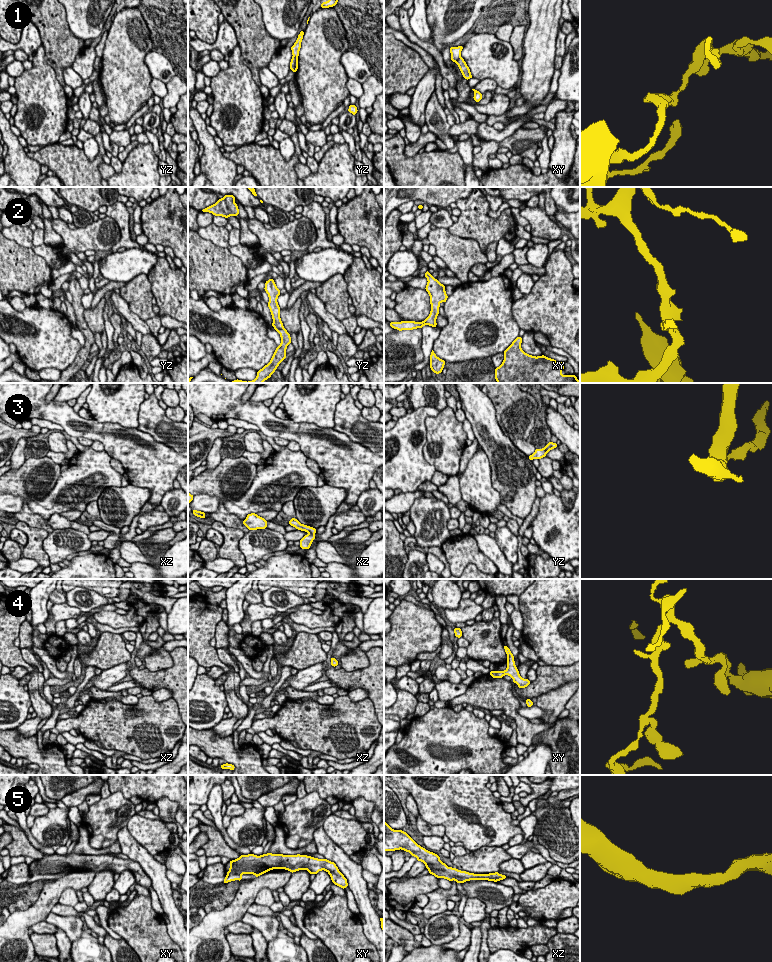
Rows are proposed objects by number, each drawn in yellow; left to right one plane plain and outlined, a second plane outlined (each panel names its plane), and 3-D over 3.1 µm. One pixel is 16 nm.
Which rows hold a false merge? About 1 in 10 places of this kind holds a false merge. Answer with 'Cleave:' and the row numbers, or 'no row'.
Cleave: 1

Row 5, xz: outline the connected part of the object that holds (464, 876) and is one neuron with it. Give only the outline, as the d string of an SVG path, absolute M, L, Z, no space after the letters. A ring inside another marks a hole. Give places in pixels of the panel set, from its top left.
M384 821L384 851L395 851L402 849L409 852L411 856L417 858L417 861L422 861L429 870L429 874L436 878L445 878L449 881L455 880L461 884L470 880L488 880L497 882L507 878L498 872L489 874L474 874L466 871L460 871L456 868L448 867L440 857L425 848L418 845L406 832L402 830L393 830Z

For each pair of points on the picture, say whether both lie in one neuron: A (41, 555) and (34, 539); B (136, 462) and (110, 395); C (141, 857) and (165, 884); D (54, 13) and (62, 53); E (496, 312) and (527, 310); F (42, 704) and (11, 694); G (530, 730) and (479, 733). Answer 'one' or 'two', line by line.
A: one
B: two
C: one
D: one
E: two
F: two
G: two

